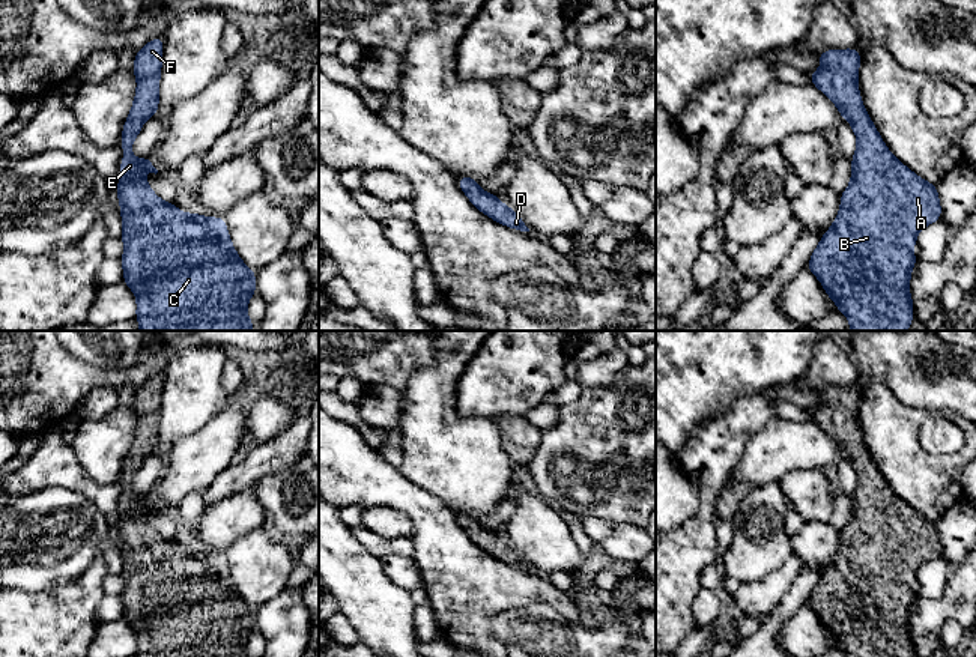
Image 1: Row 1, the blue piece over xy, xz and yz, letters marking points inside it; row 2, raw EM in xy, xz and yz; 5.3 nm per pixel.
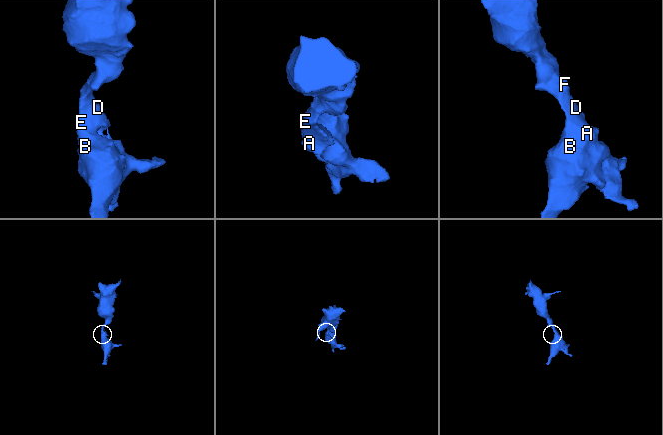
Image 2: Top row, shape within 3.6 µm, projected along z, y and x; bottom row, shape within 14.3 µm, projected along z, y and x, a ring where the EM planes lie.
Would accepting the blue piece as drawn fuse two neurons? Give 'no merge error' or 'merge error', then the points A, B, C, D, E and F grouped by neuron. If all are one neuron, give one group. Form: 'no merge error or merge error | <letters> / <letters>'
no merge error | A B C D E F

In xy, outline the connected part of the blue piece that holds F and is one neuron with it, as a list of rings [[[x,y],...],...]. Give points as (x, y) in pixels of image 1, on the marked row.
[[[162,36],[153,38],[135,54],[132,71],[137,92],[120,137],[123,159],[116,192],[123,223],[123,283],[137,298],[140,331],[253,331],[247,305],[256,295],[256,272],[239,259],[224,218],[185,213],[173,203],[162,201],[143,179],[144,171],[158,173],[150,156],[132,156],[134,138],[144,120],[156,116],[159,108],[162,42]]]

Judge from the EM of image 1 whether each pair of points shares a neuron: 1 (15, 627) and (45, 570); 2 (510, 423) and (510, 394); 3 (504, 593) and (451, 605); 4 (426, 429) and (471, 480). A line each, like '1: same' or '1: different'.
1: different
2: different
3: same
4: same

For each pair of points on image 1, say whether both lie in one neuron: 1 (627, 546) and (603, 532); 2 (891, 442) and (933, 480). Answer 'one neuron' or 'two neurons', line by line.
1: one neuron
2: one neuron

